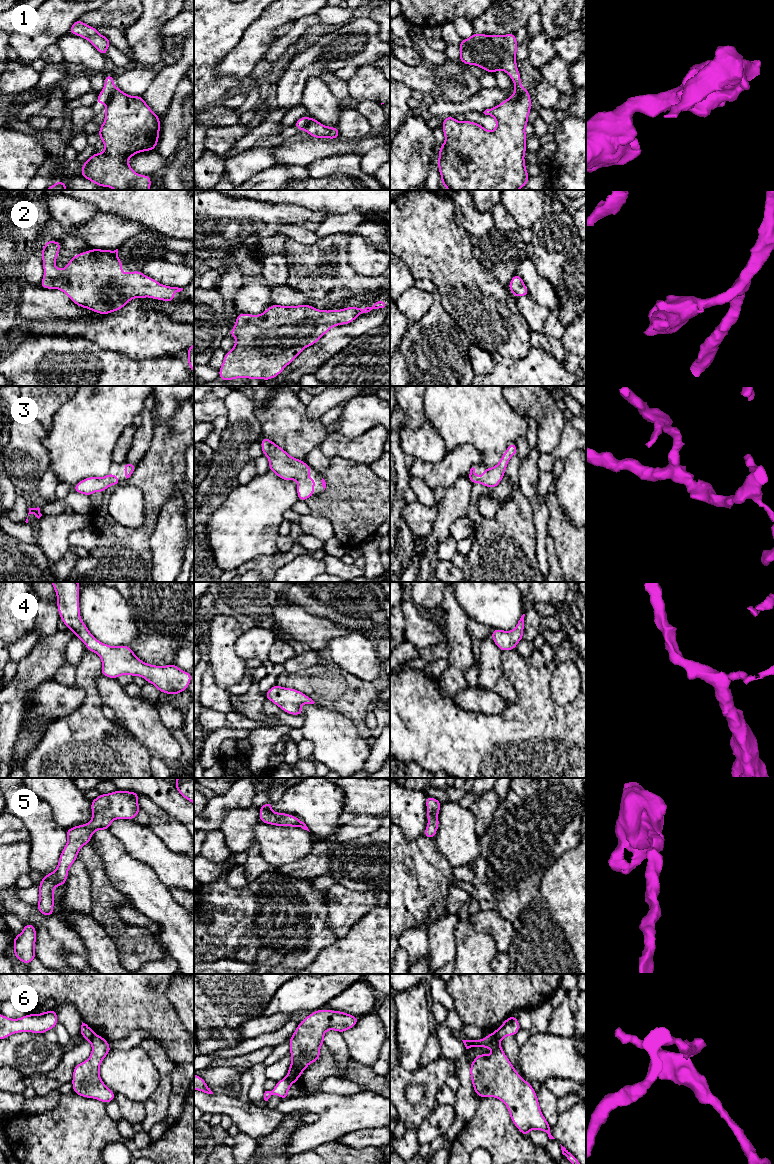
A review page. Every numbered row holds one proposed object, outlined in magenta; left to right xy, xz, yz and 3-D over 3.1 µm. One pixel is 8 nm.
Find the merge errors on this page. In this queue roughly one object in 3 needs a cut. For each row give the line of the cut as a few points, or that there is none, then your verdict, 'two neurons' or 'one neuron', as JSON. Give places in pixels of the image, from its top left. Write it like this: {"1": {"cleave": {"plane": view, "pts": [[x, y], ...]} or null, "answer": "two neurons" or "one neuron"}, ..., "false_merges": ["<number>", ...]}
{"1": {"cleave": {"plane": "xy", "pts": [[114, 86], [110, 98], [106, 102]]}, "answer": "two neurons"}, "2": {"cleave": null, "answer": "one neuron"}, "3": {"cleave": null, "answer": "one neuron"}, "4": {"cleave": null, "answer": "one neuron"}, "5": {"cleave": null, "answer": "one neuron"}, "6": {"cleave": {"plane": "yz", "pts": [[492, 1033], [500, 1040]]}, "answer": "two neurons"}, "false_merges": ["1", "6"]}

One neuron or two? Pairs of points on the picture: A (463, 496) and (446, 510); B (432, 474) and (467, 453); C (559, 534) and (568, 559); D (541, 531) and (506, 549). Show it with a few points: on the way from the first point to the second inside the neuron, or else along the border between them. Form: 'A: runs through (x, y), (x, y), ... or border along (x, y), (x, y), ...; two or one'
A: runs through (459, 498), (450, 507); one
B: runs through (441, 474), (458, 462); one
C: runs through (565, 540), (568, 543), (568, 553); one
D: border along (531, 511), (535, 531), (535, 558); two

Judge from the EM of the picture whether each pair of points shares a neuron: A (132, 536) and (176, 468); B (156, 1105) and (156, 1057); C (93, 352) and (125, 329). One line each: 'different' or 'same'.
A: same
B: same
C: different

